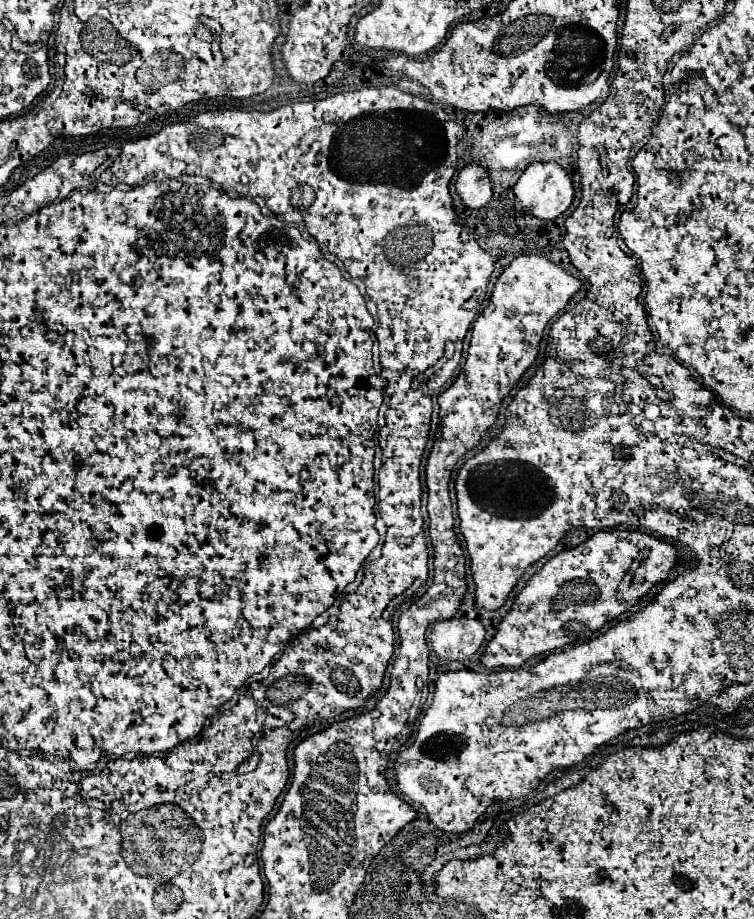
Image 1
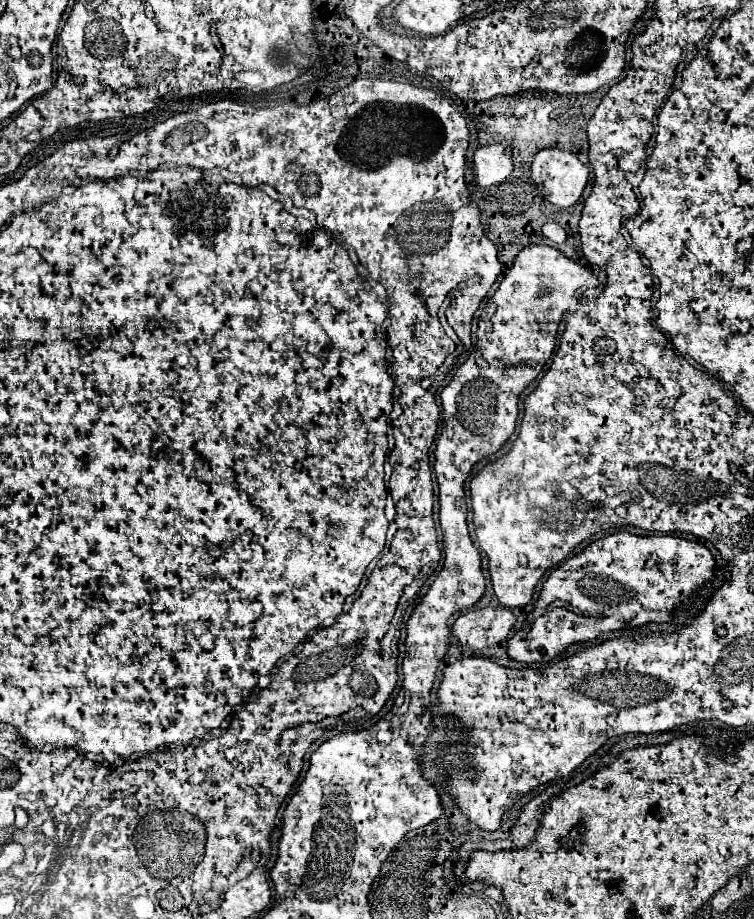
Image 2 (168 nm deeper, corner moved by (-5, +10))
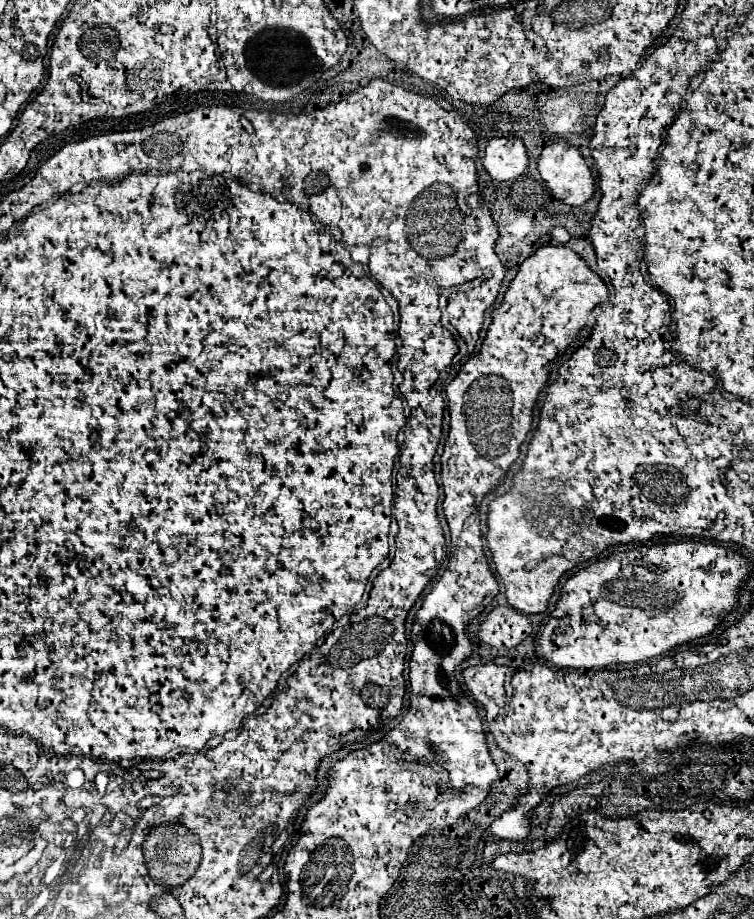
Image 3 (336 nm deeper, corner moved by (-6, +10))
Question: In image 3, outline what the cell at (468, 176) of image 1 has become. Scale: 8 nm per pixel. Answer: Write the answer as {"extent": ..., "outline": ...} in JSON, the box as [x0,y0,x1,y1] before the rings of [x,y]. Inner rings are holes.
{"extent":[483,137,529,181],"outline":[[[495,137],[487,143],[483,165],[495,181],[509,181],[527,169],[529,157],[519,137]]]}

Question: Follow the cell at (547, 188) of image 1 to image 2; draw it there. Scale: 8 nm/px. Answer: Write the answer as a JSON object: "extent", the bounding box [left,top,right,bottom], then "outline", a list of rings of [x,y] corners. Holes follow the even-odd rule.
{"extent":[530,149,588,207],"outline":[[[542,149],[534,155],[530,175],[548,203],[556,207],[574,205],[588,183],[588,169],[576,155],[562,149]]]}

